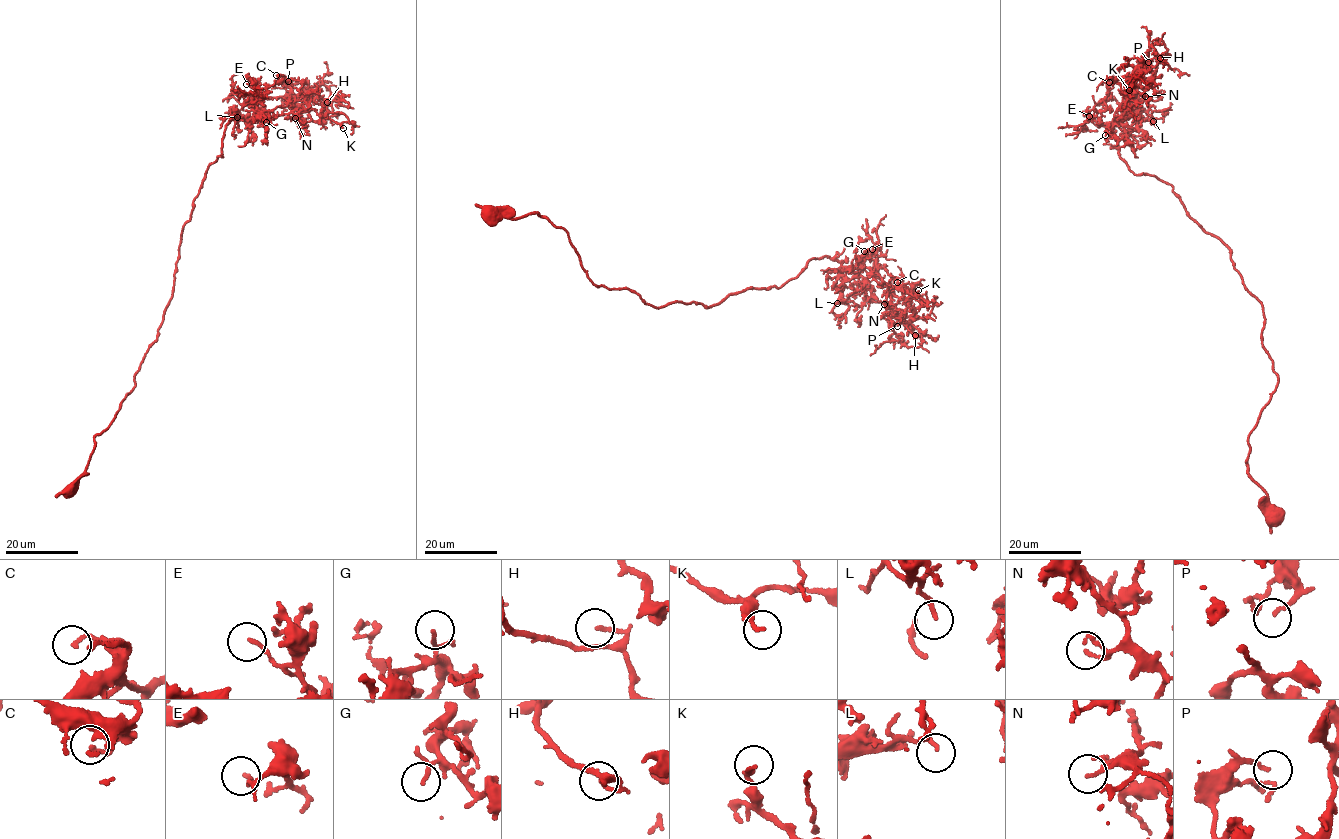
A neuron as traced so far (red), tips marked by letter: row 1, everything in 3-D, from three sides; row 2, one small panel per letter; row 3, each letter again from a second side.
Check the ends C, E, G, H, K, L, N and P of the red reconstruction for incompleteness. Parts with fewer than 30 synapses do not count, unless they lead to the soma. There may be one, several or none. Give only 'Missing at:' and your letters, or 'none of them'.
Missing at: none of them

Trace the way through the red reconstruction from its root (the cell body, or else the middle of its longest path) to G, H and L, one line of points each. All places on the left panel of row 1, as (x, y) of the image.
G: (68, 489), (157, 339), (184, 224), (209, 165), (221, 157), (225, 125), (260, 111), (266, 122)
H: (68, 489), (157, 339), (184, 224), (228, 121), (252, 119), (266, 98), (327, 102)
L: (68, 489), (157, 339), (184, 224), (209, 165), (221, 157), (225, 125), (237, 118), (233, 107), (237, 117)

